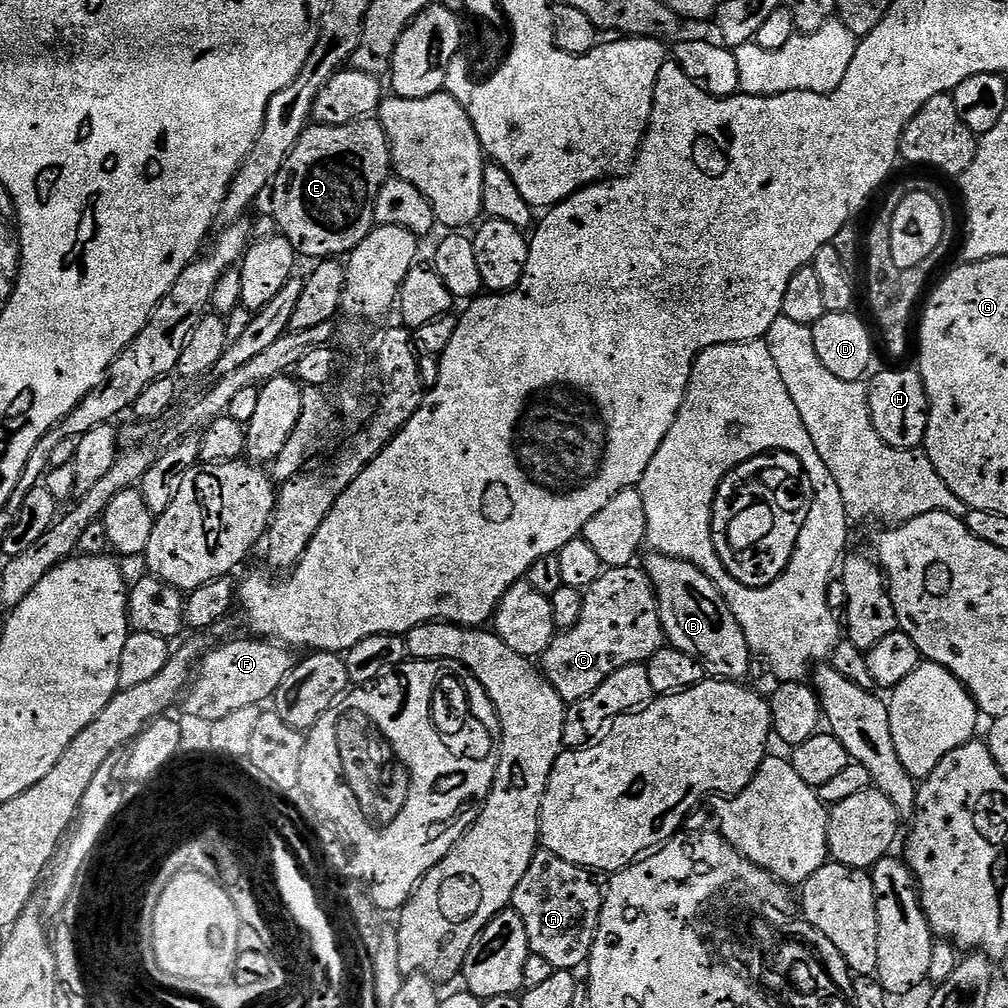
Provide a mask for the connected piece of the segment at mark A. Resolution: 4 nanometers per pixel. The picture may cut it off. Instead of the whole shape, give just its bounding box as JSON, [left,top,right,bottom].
[510,850,604,970]

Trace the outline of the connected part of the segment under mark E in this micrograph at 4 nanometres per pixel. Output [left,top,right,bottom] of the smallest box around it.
[270,118,392,262]

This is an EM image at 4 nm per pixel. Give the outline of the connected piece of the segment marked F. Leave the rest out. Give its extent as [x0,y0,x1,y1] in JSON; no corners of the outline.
[182,638,297,726]

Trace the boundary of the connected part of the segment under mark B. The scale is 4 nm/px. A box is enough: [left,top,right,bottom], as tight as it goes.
[642,552,754,681]

